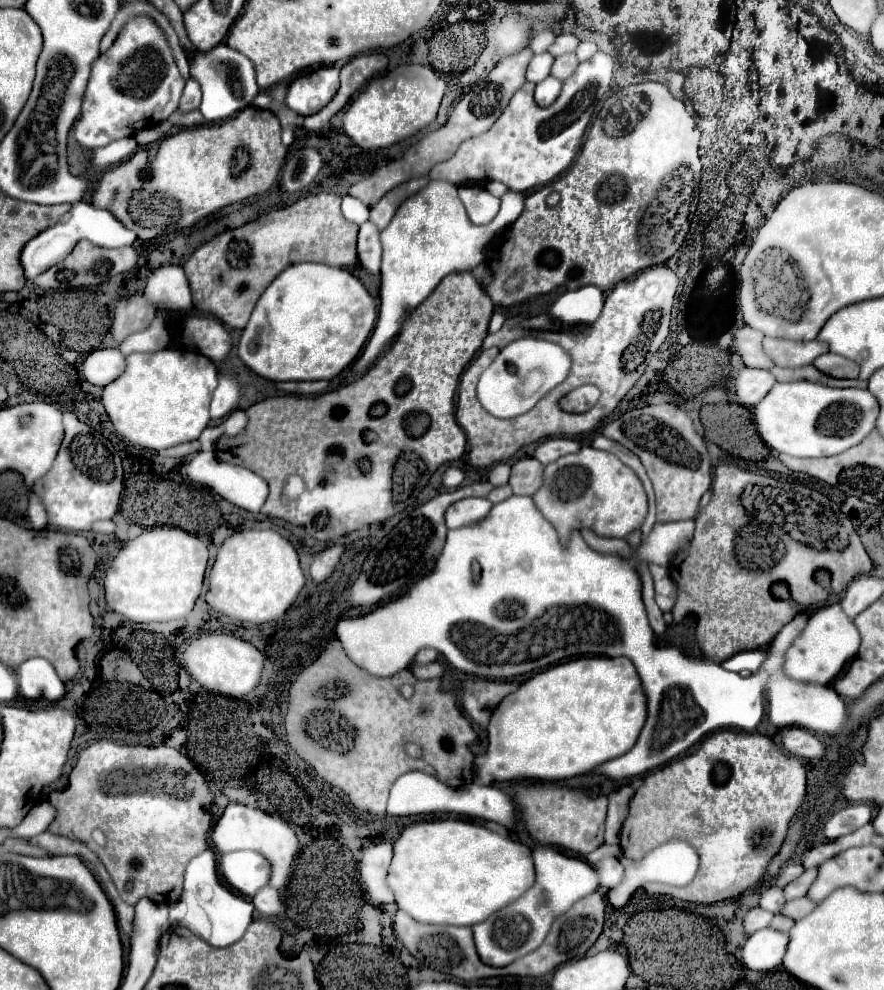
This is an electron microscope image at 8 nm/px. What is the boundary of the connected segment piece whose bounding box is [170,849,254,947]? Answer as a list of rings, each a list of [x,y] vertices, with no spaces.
[[[206,849],[188,863],[184,877],[184,893],[176,903],[170,905],[172,927],[180,925],[190,931],[196,931],[196,937],[204,939],[214,947],[228,947],[240,941],[248,925],[252,923],[252,913],[254,905],[246,901],[242,895],[232,893],[218,879],[218,863],[216,863],[216,853],[212,849]]]

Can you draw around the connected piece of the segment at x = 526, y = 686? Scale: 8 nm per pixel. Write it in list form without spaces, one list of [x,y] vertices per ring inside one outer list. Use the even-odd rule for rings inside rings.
[[[582,657],[582,659],[574,659],[574,661],[568,661],[568,663],[556,665],[556,667],[548,669],[548,671],[542,671],[542,673],[530,677],[526,683],[520,685],[520,689],[514,695],[508,695],[502,701],[502,707],[498,707],[498,711],[494,711],[494,719],[490,719],[486,755],[490,757],[492,775],[494,775],[496,781],[512,781],[512,779],[518,779],[518,777],[546,779],[546,781],[570,779],[570,777],[576,777],[576,775],[590,773],[600,763],[606,763],[610,759],[616,759],[616,757],[624,755],[626,751],[630,751],[630,747],[634,747],[644,723],[646,723],[646,693],[642,689],[642,681],[640,681],[632,661],[628,657]]]

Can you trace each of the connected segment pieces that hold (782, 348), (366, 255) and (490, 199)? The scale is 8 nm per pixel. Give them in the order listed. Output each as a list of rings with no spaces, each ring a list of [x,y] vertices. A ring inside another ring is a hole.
[[[764,339],[764,351],[774,359],[778,367],[802,367],[810,365],[818,355],[828,351],[828,345],[814,341],[792,341],[792,339]]]
[[[366,221],[364,225],[360,225],[360,233],[358,233],[358,259],[360,259],[360,265],[364,269],[368,269],[370,273],[378,273],[380,271],[380,255],[382,255],[380,233],[374,225],[370,225]]]
[[[460,187],[459,198],[462,199],[468,217],[476,225],[490,223],[500,211],[500,199],[490,195],[486,189],[480,187]]]

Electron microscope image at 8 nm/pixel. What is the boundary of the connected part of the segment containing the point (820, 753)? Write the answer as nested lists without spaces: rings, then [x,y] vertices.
[[[788,729],[782,733],[782,747],[798,757],[822,759],[826,755],[826,745],[806,729]]]

